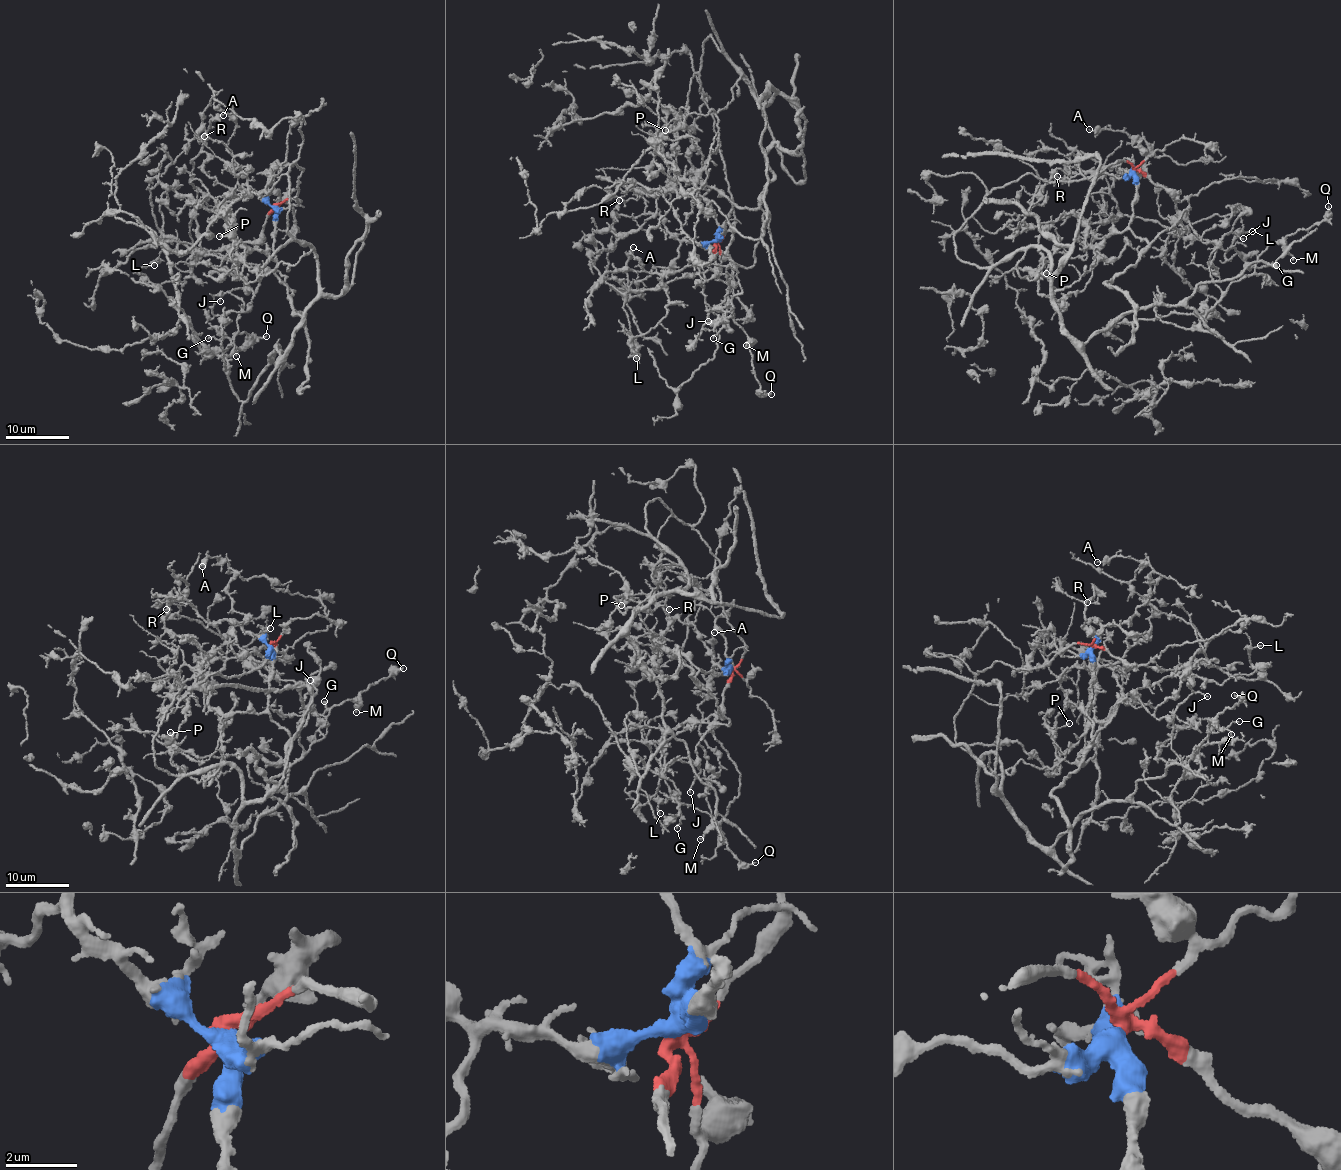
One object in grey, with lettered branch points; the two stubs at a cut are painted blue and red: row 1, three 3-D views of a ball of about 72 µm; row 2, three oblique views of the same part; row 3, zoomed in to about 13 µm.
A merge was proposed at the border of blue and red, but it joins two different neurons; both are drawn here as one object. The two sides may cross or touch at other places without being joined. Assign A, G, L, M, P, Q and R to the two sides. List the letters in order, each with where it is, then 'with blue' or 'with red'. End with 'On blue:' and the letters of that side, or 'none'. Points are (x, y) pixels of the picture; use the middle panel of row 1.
A: at (633, 247); with blue
G: at (713, 338); with red
L: at (636, 358); with blue
M: at (746, 345); with red
P: at (665, 130); with red
Q: at (771, 394); with red
R: at (619, 200); with blue
On blue: A, L, R

